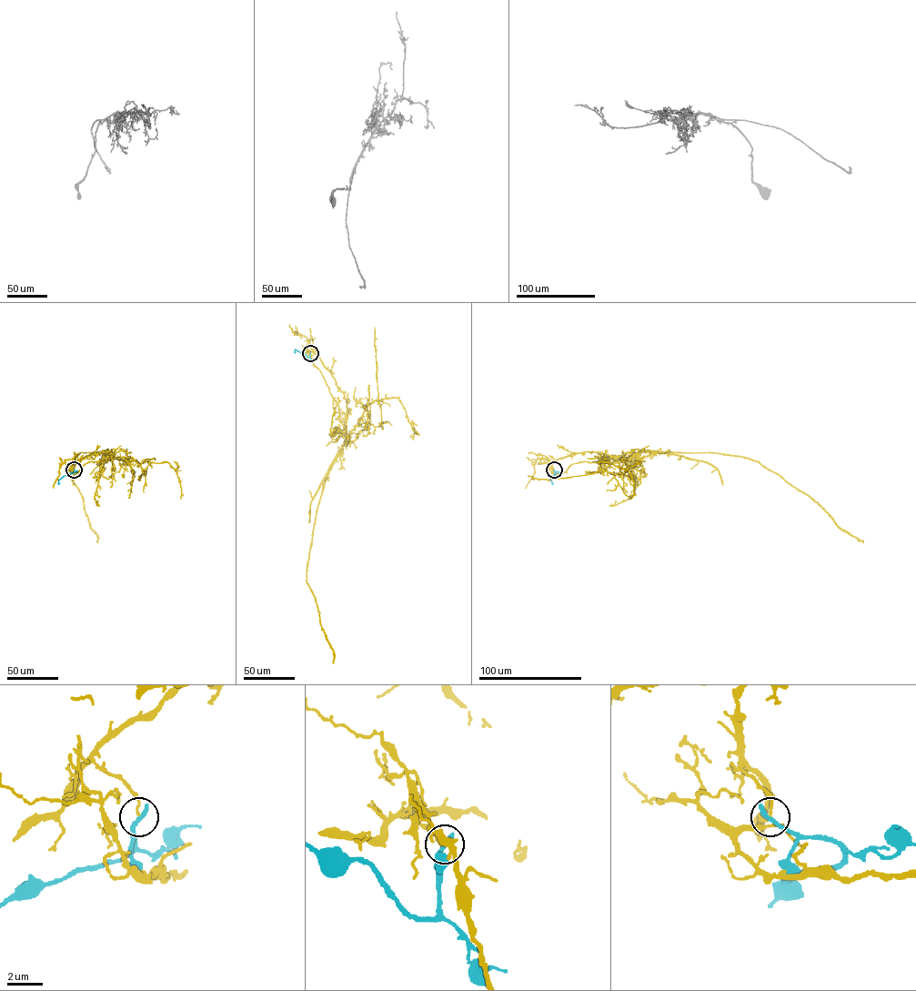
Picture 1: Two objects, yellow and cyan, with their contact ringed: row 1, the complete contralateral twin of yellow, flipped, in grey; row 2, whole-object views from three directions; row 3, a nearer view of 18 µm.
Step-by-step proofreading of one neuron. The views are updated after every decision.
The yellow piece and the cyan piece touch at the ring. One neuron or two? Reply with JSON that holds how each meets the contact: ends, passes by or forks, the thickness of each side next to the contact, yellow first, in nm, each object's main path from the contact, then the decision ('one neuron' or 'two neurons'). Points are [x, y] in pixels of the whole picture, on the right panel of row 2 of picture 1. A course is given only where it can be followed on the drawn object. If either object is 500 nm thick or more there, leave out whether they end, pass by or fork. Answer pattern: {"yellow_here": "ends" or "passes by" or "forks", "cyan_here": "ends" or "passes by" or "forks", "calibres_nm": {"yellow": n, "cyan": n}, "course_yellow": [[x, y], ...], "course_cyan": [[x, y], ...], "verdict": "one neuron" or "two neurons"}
{"yellow_here": "passes by", "cyan_here": "ends", "calibres_nm": {"yellow": 80, "cyan": 320}, "course_yellow": [[554, 470], [557, 460], [587, 451], [743, 456], [809, 495], [863, 542]], "course_cyan": [[554, 470], [558, 472], [550, 480], [552, 484]], "verdict": "two neurons"}

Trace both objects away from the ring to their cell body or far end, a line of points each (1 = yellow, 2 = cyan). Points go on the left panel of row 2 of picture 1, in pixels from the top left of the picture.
1: (74, 470), (71, 467), (84, 459), (110, 452), (110, 457), (106, 451), (80, 452), (71, 469), (97, 542)
2: (74, 470), (61, 478), (57, 484)

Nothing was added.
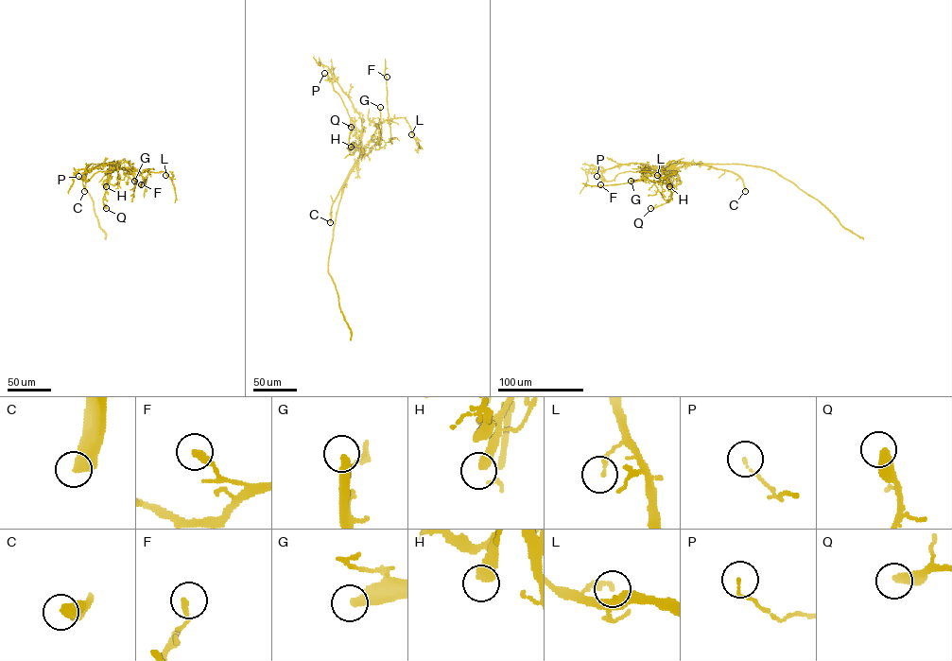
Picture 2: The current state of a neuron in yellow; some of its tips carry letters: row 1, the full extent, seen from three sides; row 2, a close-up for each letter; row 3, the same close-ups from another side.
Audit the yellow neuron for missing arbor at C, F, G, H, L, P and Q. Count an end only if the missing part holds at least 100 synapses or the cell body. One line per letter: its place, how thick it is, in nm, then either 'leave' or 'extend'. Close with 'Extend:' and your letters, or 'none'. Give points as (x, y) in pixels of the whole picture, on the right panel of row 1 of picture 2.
C: place (745, 191); calibre 550 nm; extend
F: place (600, 184); calibre 260 nm; leave
G: place (631, 181); calibre 360 nm; extend
H: place (669, 186); calibre 440 nm; leave
L: place (657, 175); calibre 180 nm; leave
P: place (597, 176); calibre 110 nm; leave
Q: place (650, 208); calibre 440 nm; leave
Extend: C, G

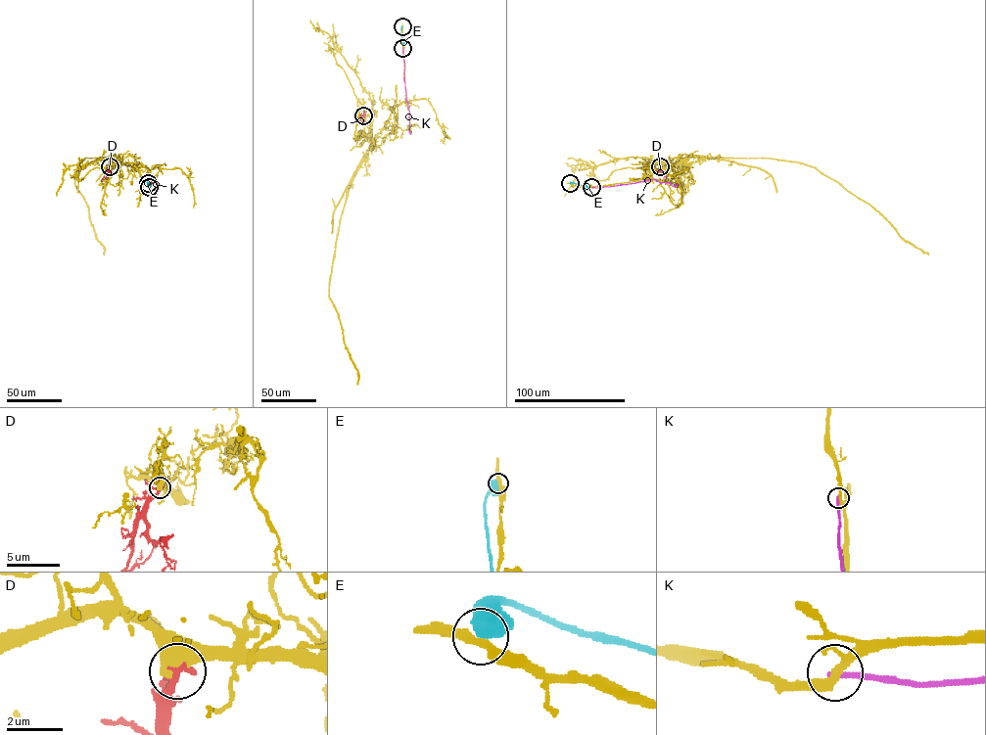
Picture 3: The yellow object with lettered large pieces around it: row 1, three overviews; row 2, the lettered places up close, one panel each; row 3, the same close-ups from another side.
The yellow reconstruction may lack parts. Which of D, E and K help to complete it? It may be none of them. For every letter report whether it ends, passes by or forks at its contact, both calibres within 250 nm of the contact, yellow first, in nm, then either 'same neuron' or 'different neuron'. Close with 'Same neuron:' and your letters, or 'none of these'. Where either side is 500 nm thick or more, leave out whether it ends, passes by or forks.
D: it passes by | 440/220 nm | same neuron
E: 320/700 nm | different neuron
K: it ends | 200/220 nm | different neuron
Same neuron: D

